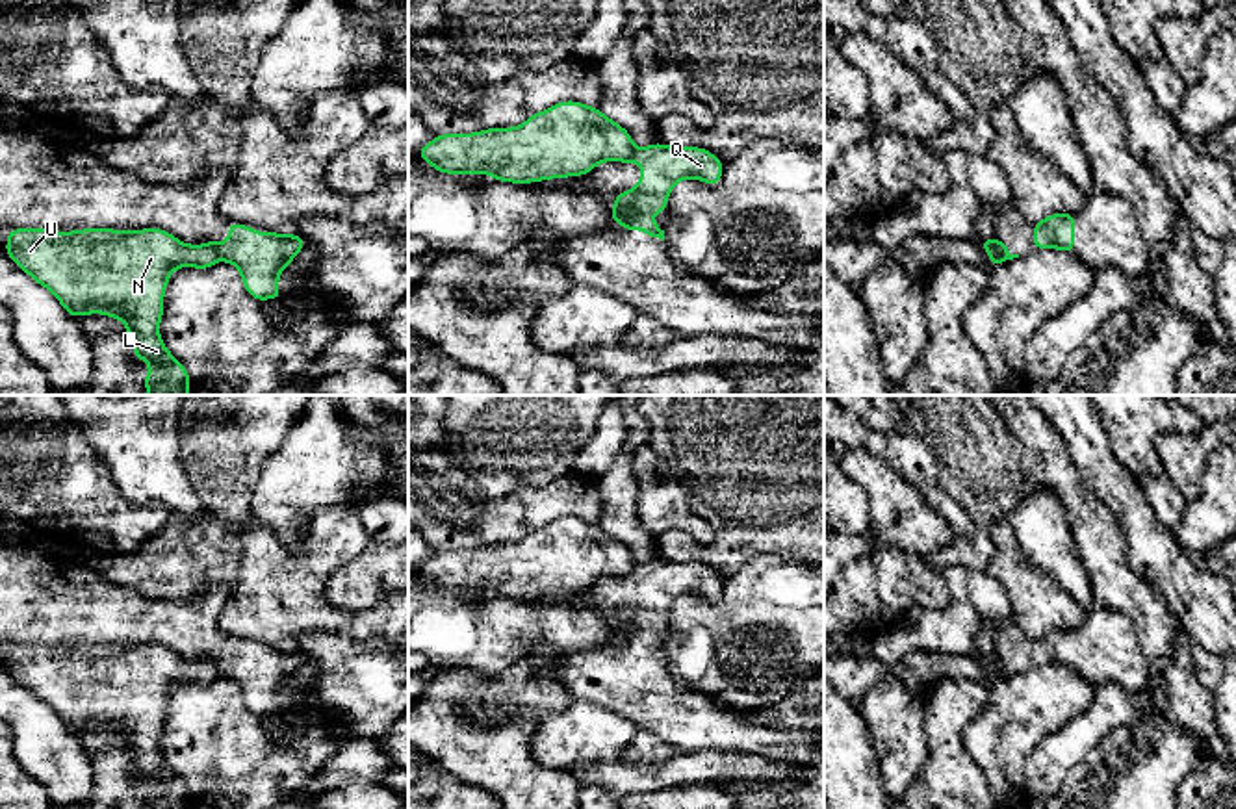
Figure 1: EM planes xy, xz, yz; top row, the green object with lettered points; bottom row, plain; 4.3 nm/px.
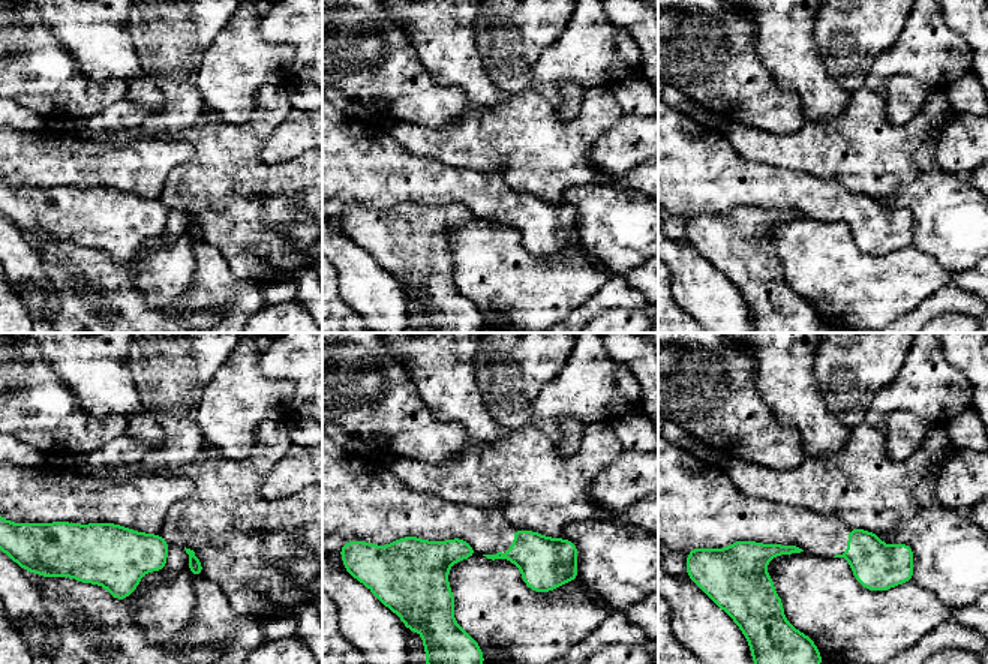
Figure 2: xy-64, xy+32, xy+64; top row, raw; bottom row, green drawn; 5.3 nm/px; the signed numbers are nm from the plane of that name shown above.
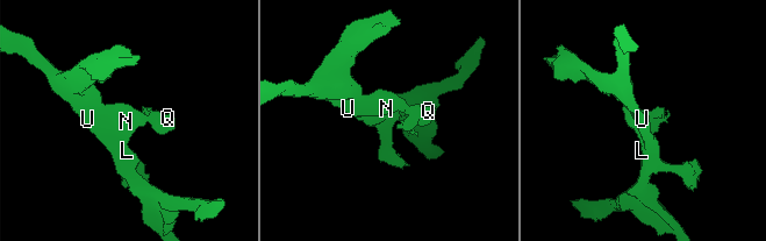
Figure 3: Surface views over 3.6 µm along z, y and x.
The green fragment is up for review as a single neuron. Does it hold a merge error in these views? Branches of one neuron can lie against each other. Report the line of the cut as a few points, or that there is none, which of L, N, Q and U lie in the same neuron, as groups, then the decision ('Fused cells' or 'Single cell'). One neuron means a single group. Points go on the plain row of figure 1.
Split along xy (208, 659), (218, 674). Groups: L N U / Q. Fused cells

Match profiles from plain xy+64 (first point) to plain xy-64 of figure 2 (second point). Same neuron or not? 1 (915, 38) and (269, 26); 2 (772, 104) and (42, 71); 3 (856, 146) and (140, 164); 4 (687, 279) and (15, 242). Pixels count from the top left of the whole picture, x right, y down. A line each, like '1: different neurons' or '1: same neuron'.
1: different neurons
2: same neuron
3: different neurons
4: same neuron

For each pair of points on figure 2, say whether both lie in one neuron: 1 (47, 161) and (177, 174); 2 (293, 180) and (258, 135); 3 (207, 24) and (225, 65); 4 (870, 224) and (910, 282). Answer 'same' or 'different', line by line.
1: different
2: same
3: different
4: different

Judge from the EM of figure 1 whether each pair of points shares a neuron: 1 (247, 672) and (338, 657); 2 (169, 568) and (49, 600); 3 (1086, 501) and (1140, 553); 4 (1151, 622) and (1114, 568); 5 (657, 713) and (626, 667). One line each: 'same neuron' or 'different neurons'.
1: different neurons
2: different neurons
3: different neurons
4: same neuron
5: same neuron

